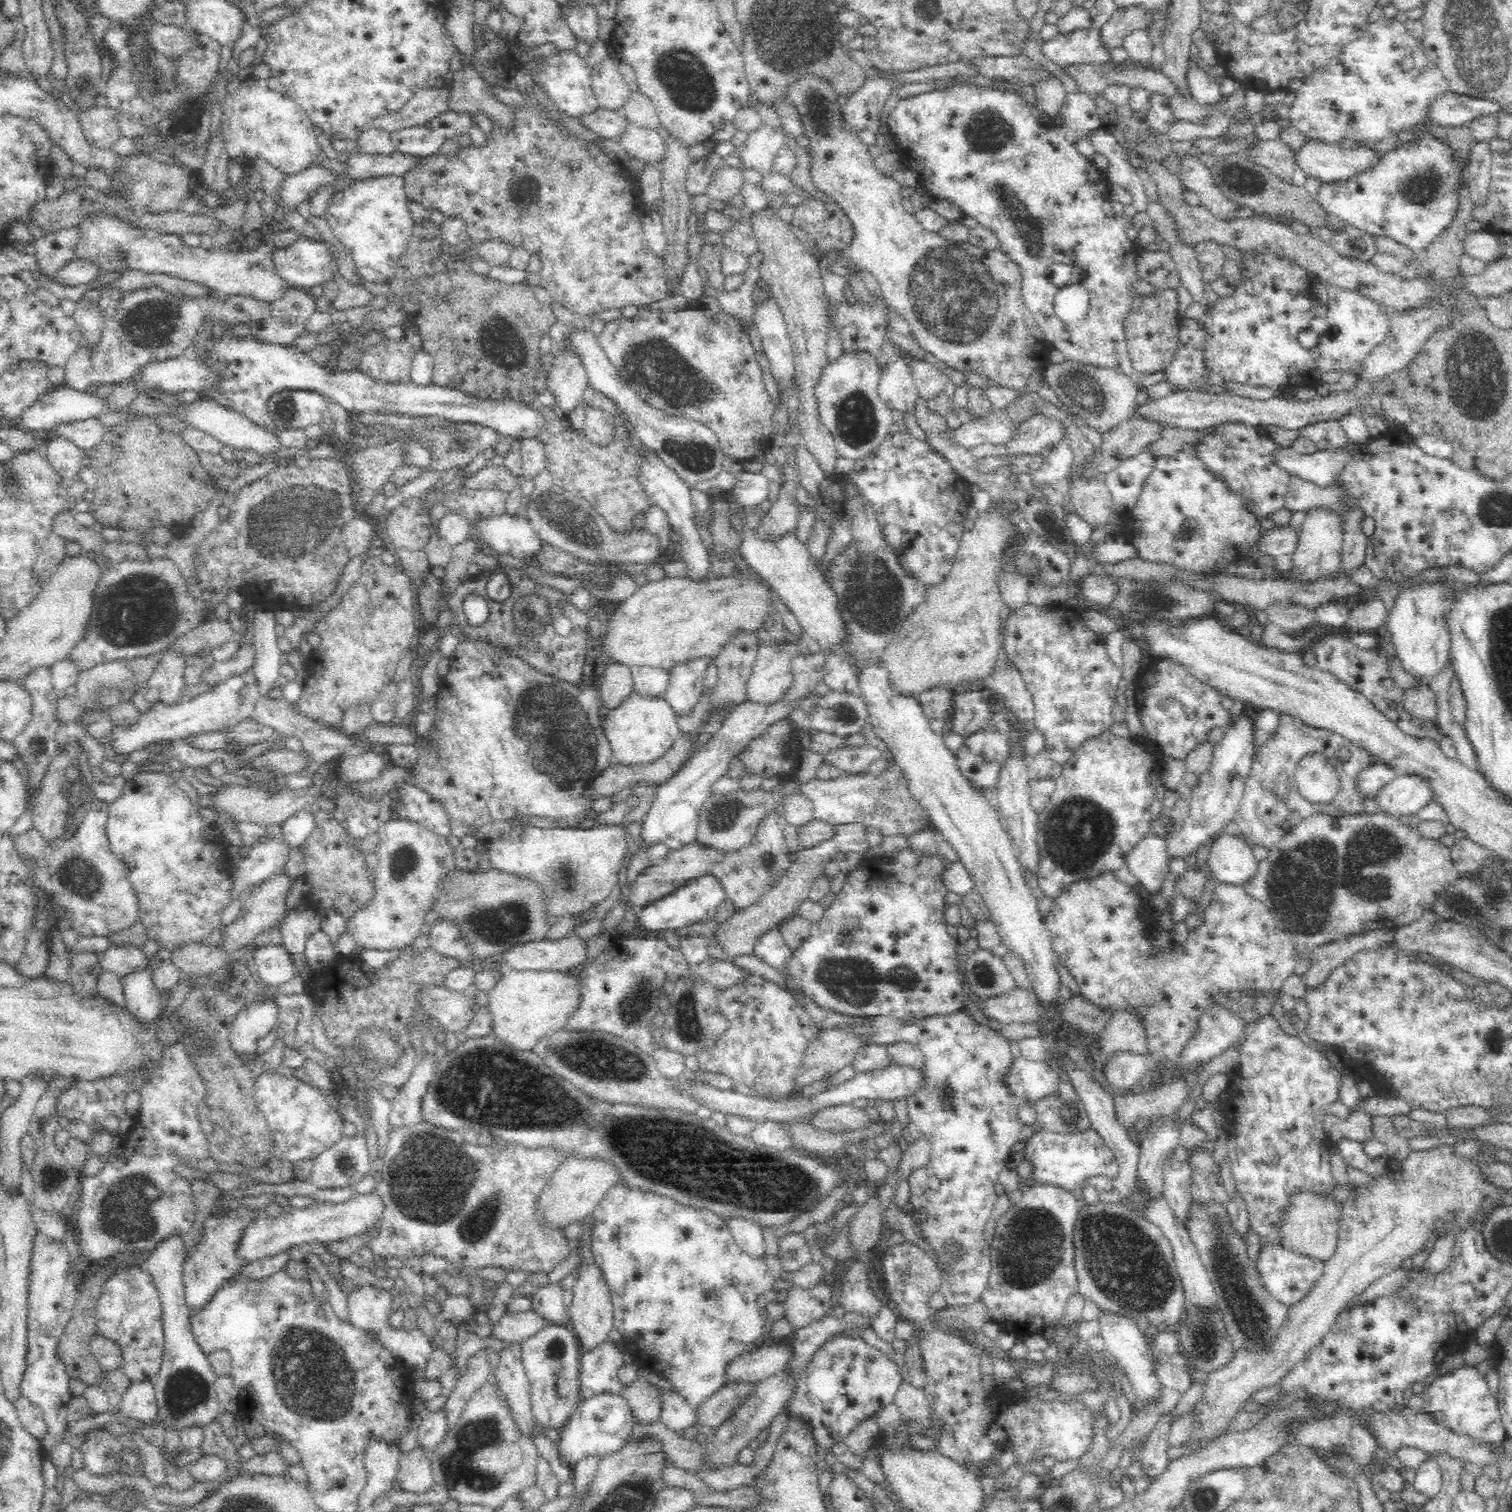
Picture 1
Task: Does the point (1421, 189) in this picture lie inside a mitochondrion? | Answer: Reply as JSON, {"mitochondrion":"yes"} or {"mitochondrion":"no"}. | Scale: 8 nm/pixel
{"mitochondrion":"yes"}

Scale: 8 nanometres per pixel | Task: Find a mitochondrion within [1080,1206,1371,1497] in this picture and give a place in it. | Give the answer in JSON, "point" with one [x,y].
{"point":[1246,1318]}

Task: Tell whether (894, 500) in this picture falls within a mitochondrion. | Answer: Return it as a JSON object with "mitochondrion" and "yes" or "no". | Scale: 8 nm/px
{"mitochondrion":"no"}

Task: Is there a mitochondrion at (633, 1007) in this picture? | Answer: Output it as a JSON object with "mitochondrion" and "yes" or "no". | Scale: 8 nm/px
{"mitochondrion":"yes"}

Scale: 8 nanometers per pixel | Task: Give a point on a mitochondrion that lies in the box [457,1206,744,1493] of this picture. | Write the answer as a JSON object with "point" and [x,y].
{"point":[554,1351]}

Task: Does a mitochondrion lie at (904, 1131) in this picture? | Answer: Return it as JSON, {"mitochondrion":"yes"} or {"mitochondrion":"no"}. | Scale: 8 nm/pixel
{"mitochondrion":"no"}

